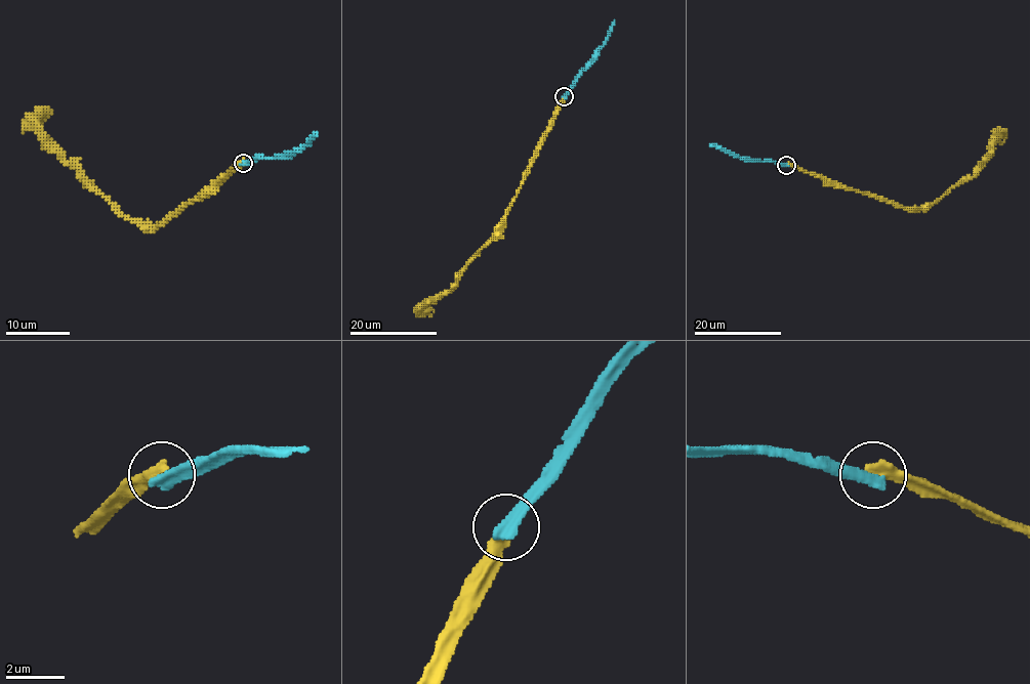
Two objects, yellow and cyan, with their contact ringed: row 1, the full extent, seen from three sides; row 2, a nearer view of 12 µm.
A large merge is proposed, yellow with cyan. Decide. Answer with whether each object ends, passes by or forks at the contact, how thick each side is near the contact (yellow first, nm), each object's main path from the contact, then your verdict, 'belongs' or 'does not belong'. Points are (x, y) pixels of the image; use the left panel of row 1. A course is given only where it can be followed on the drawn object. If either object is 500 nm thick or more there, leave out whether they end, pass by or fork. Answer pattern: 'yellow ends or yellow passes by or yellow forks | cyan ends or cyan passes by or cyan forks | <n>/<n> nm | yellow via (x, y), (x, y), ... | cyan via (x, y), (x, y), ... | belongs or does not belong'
yellow ends | cyan ends | 440/440 nm | yellow via (243, 162), (161, 224), (141, 226), (124, 216), (41, 132), (38, 119), (47, 111) | cyan via (243, 162), (292, 154), (318, 133) | does not belong

